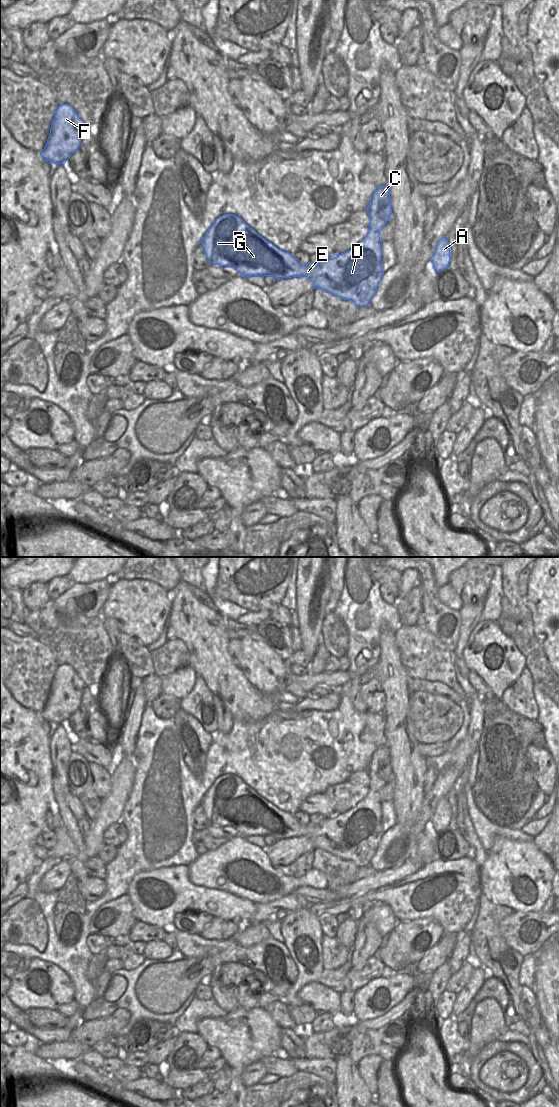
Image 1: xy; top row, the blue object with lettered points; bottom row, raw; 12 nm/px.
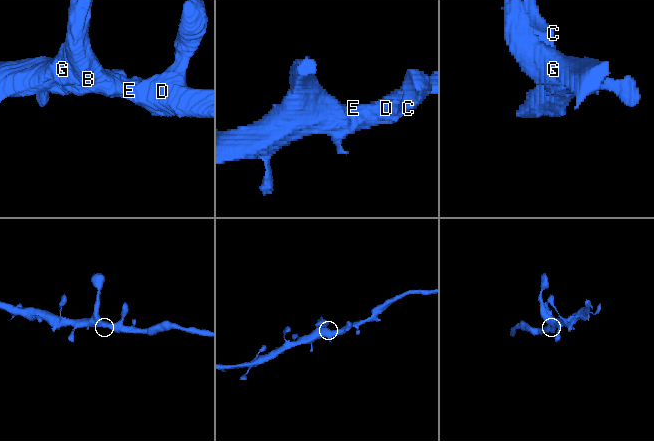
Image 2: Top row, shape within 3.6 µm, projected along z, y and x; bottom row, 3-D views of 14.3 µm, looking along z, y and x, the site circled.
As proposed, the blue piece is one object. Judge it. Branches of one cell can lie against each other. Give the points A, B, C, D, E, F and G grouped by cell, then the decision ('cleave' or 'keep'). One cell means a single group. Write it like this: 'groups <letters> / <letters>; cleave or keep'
groups A B C D E F G; keep

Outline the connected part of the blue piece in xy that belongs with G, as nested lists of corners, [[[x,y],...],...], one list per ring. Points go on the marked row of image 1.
[[[387,186],[376,188],[367,207],[370,217],[367,236],[352,249],[326,257],[318,264],[300,265],[294,256],[284,252],[260,236],[240,217],[234,214],[219,216],[202,237],[199,245],[207,259],[214,265],[232,266],[241,277],[273,276],[277,280],[292,277],[308,277],[314,289],[322,289],[343,300],[352,301],[358,308],[368,306],[383,276],[382,242],[379,233],[392,214],[390,191]]]

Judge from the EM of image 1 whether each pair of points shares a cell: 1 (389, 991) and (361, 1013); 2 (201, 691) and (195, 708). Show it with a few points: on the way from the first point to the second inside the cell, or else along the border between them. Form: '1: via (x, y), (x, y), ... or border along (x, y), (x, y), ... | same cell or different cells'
1: via (380, 995), (374, 994), (368, 999), (368, 1004) | same cell
2: via (200, 695), (197, 704) | same cell

